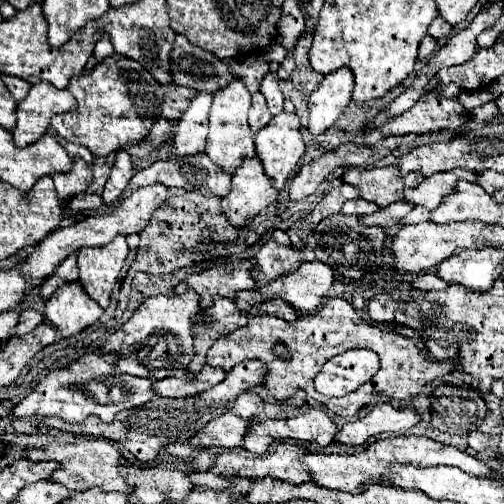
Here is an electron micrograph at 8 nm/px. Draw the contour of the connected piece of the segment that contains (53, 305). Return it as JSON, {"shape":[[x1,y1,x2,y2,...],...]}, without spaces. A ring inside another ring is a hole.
{"shape":[[72,282,72,286,62,286,52,302,44,302,44,316,54,328,60,330,62,338,80,334,82,330,92,326,102,316,102,312,104,310,92,304,88,294,84,294,80,282]]}

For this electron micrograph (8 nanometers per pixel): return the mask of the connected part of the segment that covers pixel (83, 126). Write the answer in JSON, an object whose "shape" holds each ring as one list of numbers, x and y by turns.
{"shape":[[110,56,108,64,98,64,90,74,82,74,82,78,72,78,68,90,76,96,78,108,52,118,52,128,64,140,88,148,96,158,128,144,140,144,162,114,162,86,130,58]]}

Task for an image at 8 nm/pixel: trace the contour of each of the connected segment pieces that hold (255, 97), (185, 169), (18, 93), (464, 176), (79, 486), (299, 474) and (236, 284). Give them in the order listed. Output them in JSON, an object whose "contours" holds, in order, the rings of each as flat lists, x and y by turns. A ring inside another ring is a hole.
{"contours":[[[260,92,252,94,252,108,250,108,250,114,248,114,248,124,250,124,250,130,252,132,258,132,262,130,268,122,270,122,272,114,268,112,266,108,266,102,264,102,264,96]],[[198,154,198,158,184,158,184,162,180,162,174,156,170,160,154,162,150,168,140,170,138,174,134,174,120,199,126,198,128,194,132,194,138,188,154,184,164,184,166,188,184,188,188,192,200,192,202,196,218,196,218,198,224,198,230,192,228,174,220,174,220,168,206,154]],[[4,76,4,84,8,86,8,90,12,92,12,96,14,96,18,102,22,102,22,100,28,96,28,92,30,92,30,84,28,84,28,82,22,82,20,78]],[[456,168,456,170,432,174,428,178,424,178,416,188,406,188,402,200,424,206,428,210,436,210,436,206,440,206,444,202,444,198,454,192,458,180,476,182,478,172,466,170,466,168]],[[76,440,74,444,68,444,68,446,50,444,46,450,30,450,28,458,58,462,52,482,60,482,62,486,68,486,70,490,76,490,76,492,90,490,94,486,102,490,120,490,120,492,132,490,132,486,120,474,120,468,128,464,126,458,122,456,122,450,106,440]],[[278,444,270,450,270,454,260,454,256,458,242,458,238,460,238,454,224,452,218,454,216,462,226,464,234,470,234,478,278,478,290,484,302,484,302,482,314,482,308,466,300,462,300,458,306,454,306,450,294,446,294,444]],[[220,264,214,268,206,268,198,274,190,274,178,288,178,294,184,294,186,290,194,290,200,296,200,302,204,308,212,306,212,300,216,296,234,298,240,290,254,290,256,280,250,276,246,268,238,268,232,264]]]}

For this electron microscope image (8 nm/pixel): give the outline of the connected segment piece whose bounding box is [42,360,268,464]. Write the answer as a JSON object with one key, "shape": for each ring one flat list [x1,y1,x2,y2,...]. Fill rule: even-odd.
{"shape":[[258,360,240,362,230,374,226,374,226,378,220,384,216,384,216,386,212,386,212,388,196,394,196,396,188,396,188,398,154,398,152,402,148,402,144,406,120,412,114,418,112,424,100,422,100,418,96,418,96,416,86,418,82,424,68,424,68,422,60,420,60,418,42,418,42,422,46,426,50,426,50,428,58,428,58,430,64,430,64,432,84,434,84,436,98,436,98,438,118,442,118,444,126,446,140,462,146,464,146,462,156,460,160,448,168,446,168,444,190,440,196,432,200,432,218,414,222,416,226,410,230,410,240,394,248,392,250,388,264,386,266,384,266,372,268,372,268,368]]}

